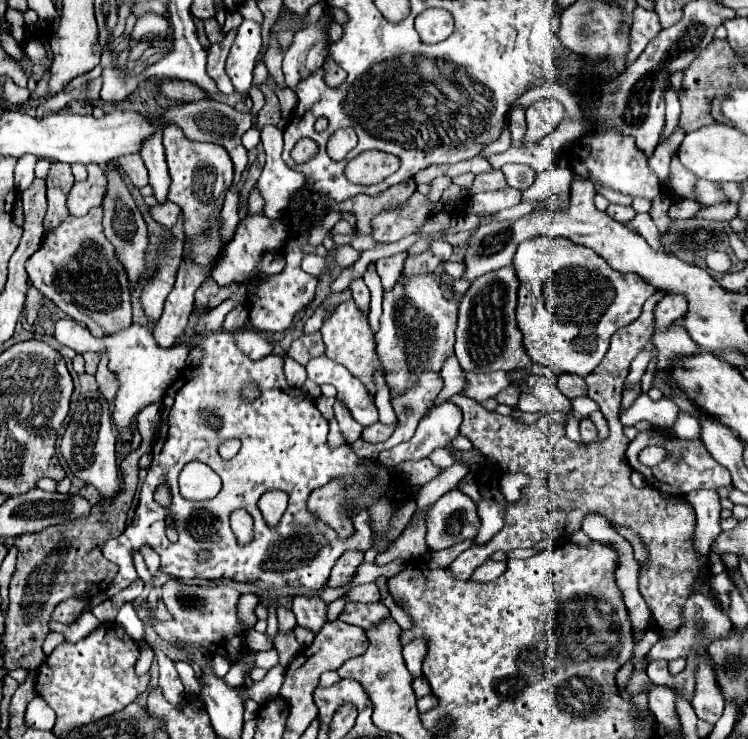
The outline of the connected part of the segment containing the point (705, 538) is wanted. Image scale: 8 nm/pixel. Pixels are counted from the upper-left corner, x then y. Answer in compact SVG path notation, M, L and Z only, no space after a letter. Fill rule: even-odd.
M701 490L687 494L687 502L693 506L697 514L697 536L695 548L701 554L709 554L713 538L721 534L719 526L719 512L721 512L721 498L717 490Z

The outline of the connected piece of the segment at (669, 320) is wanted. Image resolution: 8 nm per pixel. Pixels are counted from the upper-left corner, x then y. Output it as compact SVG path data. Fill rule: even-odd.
M667 294L655 308L655 326L667 328L687 314L687 298L681 294Z

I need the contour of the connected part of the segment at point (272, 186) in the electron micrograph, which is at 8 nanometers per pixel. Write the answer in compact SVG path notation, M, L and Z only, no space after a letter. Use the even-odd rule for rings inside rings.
M265 126L261 132L261 140L267 160L257 180L257 188L265 200L263 214L269 220L277 220L287 212L289 200L295 196L295 192L303 188L305 176L301 172L291 170L281 160L283 134L277 130L277 126Z

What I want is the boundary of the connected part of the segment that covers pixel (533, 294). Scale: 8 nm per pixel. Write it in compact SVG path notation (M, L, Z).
M555 236L523 242L517 248L513 266L521 282L517 328L523 334L527 356L533 364L559 366L581 377L599 366L609 350L613 332L637 320L643 302L655 294L655 288L641 276L621 274L593 250Z

